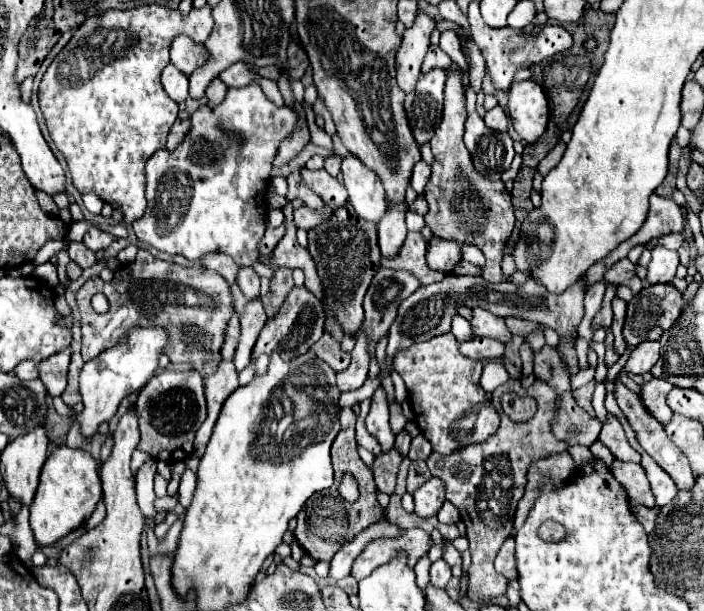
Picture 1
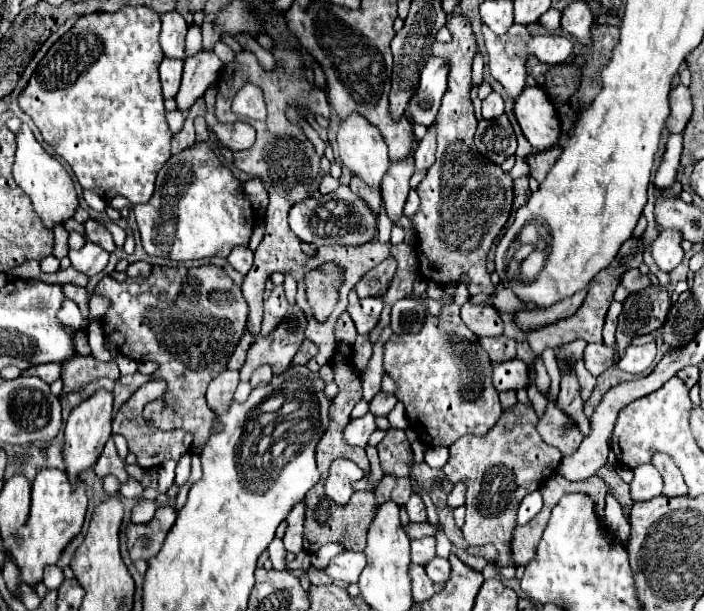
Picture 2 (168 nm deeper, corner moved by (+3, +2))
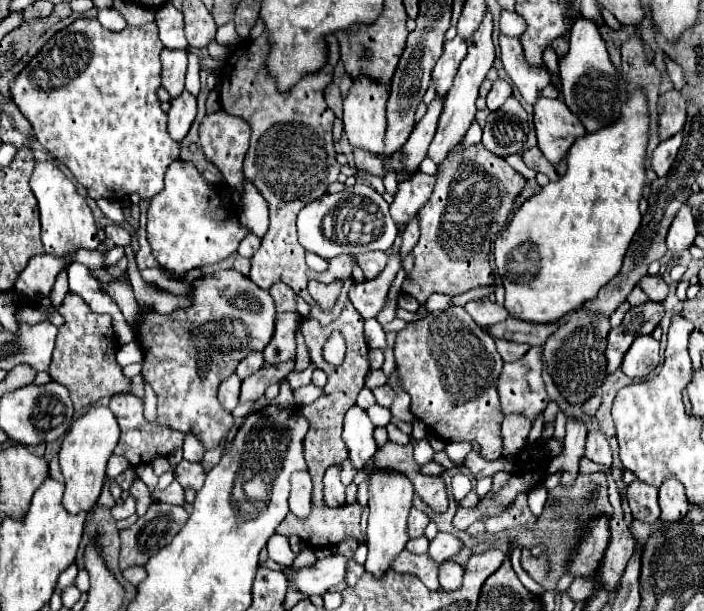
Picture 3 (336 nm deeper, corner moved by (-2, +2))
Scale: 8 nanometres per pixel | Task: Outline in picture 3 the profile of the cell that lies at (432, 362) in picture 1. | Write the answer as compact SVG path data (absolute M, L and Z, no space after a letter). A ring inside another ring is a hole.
M449 307L401 329L393 351L401 387L411 395L411 411L427 425L429 435L437 435L447 443L477 441L483 449L483 459L499 459L503 413L497 379L503 359L495 349L493 337L475 325L463 307Z

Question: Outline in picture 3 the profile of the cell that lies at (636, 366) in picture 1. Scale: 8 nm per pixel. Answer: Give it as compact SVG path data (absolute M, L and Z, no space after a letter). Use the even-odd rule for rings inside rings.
M651 335L637 337L629 351L625 353L621 371L635 379L635 377L647 377L655 367L659 365L659 341L655 341Z

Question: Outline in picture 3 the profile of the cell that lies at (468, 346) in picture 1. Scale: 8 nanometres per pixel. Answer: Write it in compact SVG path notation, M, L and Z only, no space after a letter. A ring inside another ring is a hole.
M495 339L495 345L497 345L497 351L503 357L503 361L517 361L519 357L523 357L529 351L527 345L513 343L507 339Z

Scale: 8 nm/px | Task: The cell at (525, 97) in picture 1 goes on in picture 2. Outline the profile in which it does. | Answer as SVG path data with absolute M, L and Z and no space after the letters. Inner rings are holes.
M526 87L514 105L516 119L534 151L552 149L560 137L556 107L540 87Z

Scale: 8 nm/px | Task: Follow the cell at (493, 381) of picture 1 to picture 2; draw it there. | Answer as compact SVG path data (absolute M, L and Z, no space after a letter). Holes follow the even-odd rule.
M520 359L494 363L494 387L496 391L518 391L530 385L530 369Z

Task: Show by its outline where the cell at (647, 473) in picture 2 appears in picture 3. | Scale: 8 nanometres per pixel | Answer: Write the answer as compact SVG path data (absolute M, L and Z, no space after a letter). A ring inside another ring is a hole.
M633 481L629 485L629 507L633 511L633 517L639 521L655 523L661 515L659 503L657 503L657 493L659 489L655 485L647 485L643 481Z

